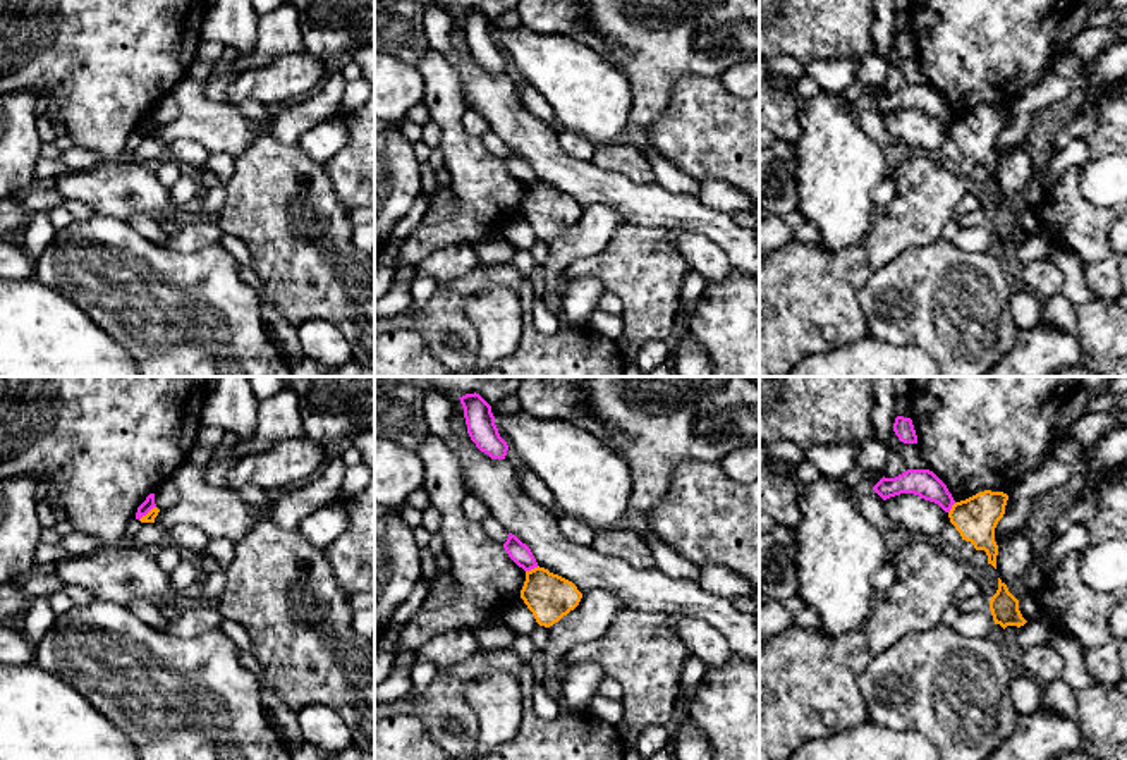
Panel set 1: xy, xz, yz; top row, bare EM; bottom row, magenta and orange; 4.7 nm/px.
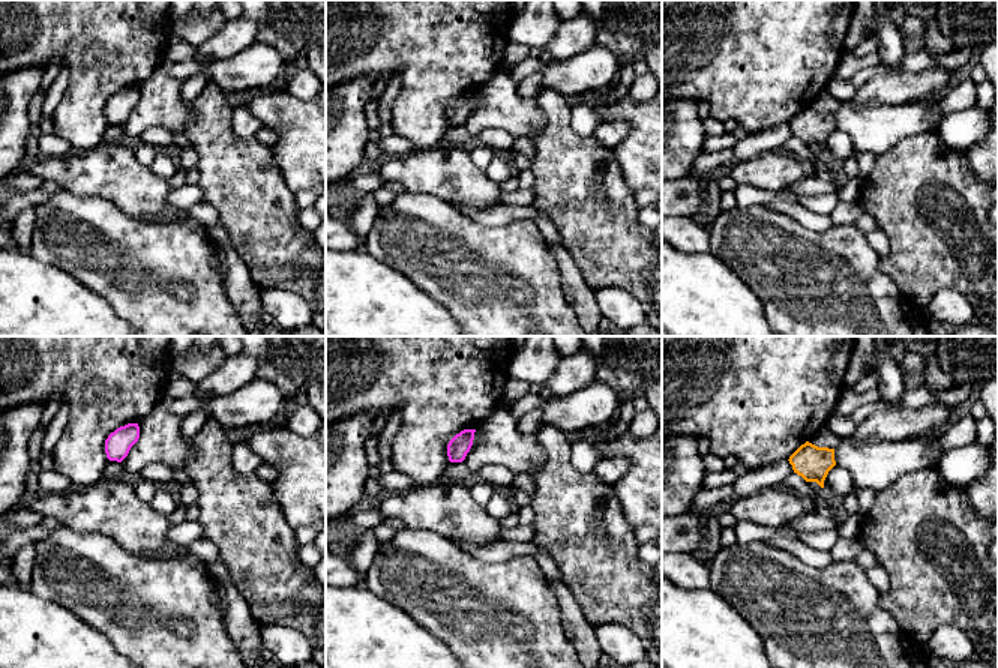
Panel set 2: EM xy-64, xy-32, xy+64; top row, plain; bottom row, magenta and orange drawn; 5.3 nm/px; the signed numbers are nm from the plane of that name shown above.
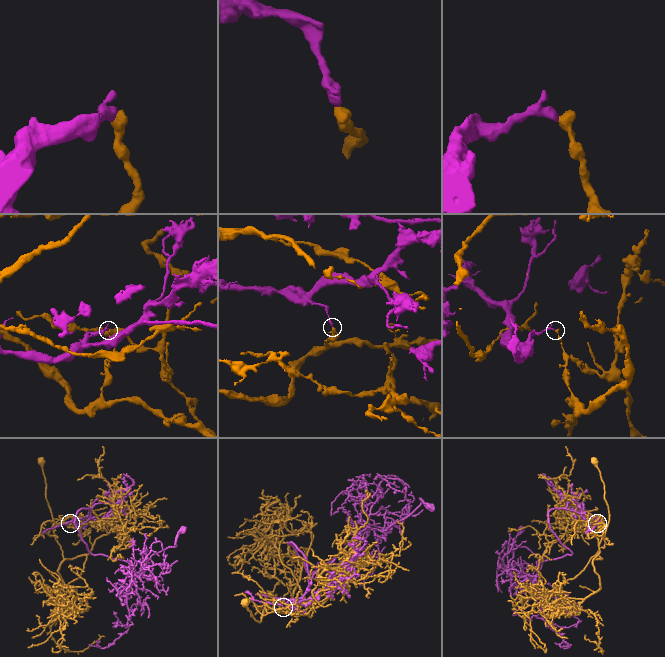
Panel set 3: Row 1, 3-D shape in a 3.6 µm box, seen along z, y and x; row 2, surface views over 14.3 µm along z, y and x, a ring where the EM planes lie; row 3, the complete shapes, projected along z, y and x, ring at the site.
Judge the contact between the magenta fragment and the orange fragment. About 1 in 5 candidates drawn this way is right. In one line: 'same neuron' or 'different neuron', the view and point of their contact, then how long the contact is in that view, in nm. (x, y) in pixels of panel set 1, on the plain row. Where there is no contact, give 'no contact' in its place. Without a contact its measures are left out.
different neuron; contact xy (146, 128); length 100 nm

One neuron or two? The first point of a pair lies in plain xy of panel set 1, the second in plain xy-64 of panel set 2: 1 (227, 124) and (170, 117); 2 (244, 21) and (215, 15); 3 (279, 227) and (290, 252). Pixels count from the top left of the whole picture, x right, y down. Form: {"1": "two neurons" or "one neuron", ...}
{"1": "one neuron", "2": "two neurons", "3": "one neuron"}

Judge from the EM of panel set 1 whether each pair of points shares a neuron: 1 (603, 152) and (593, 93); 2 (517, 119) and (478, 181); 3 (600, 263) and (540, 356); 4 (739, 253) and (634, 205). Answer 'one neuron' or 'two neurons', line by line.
1: two neurons
2: two neurons
3: two neurons
4: one neuron

